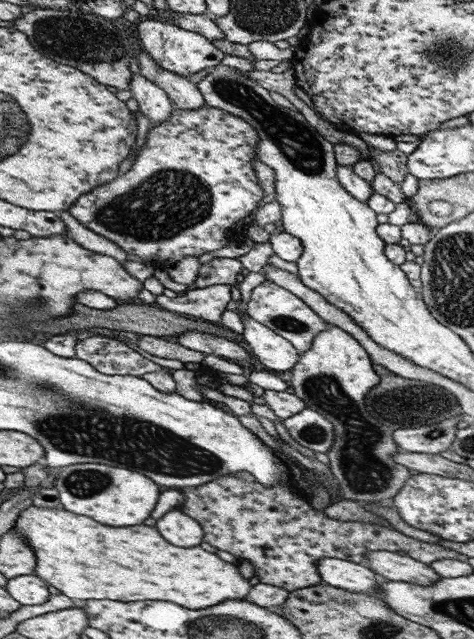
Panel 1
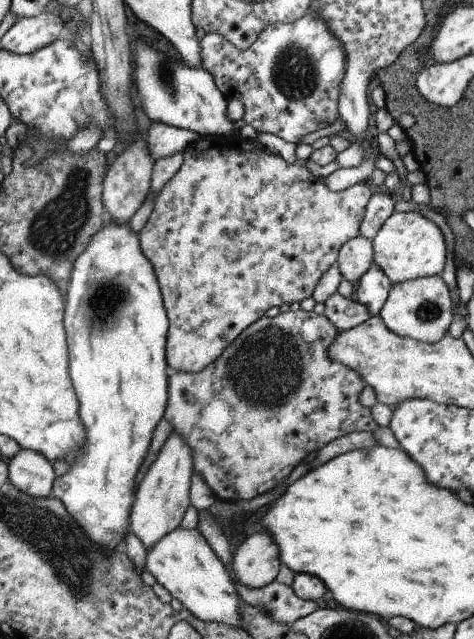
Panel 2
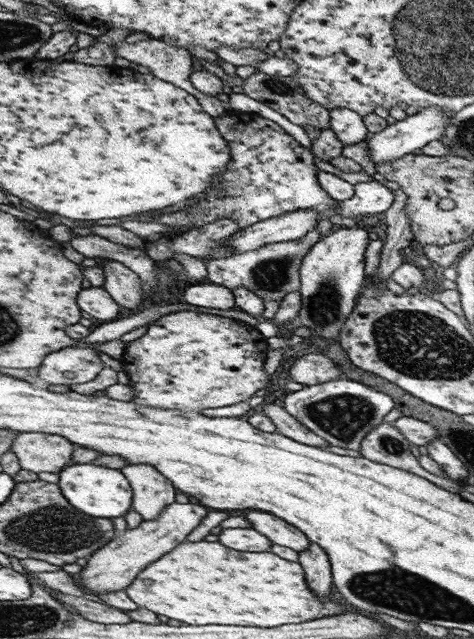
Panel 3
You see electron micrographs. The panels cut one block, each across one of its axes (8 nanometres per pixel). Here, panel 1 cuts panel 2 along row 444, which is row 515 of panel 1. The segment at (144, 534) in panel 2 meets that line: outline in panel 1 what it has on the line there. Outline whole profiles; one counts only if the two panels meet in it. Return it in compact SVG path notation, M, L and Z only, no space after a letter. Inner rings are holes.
M180 510L168 512L164 518L156 522L156 528L168 542L182 548L198 546L205 534L201 524L198 524L191 516L182 514Z

